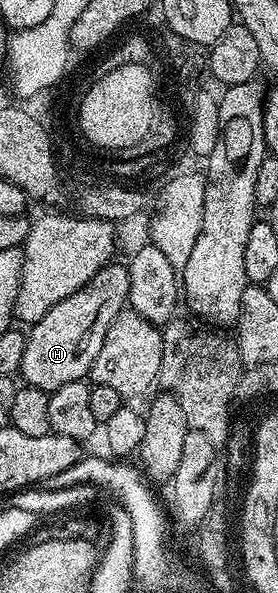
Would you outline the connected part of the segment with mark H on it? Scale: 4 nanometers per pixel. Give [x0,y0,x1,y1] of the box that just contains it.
[18,263,127,394]

